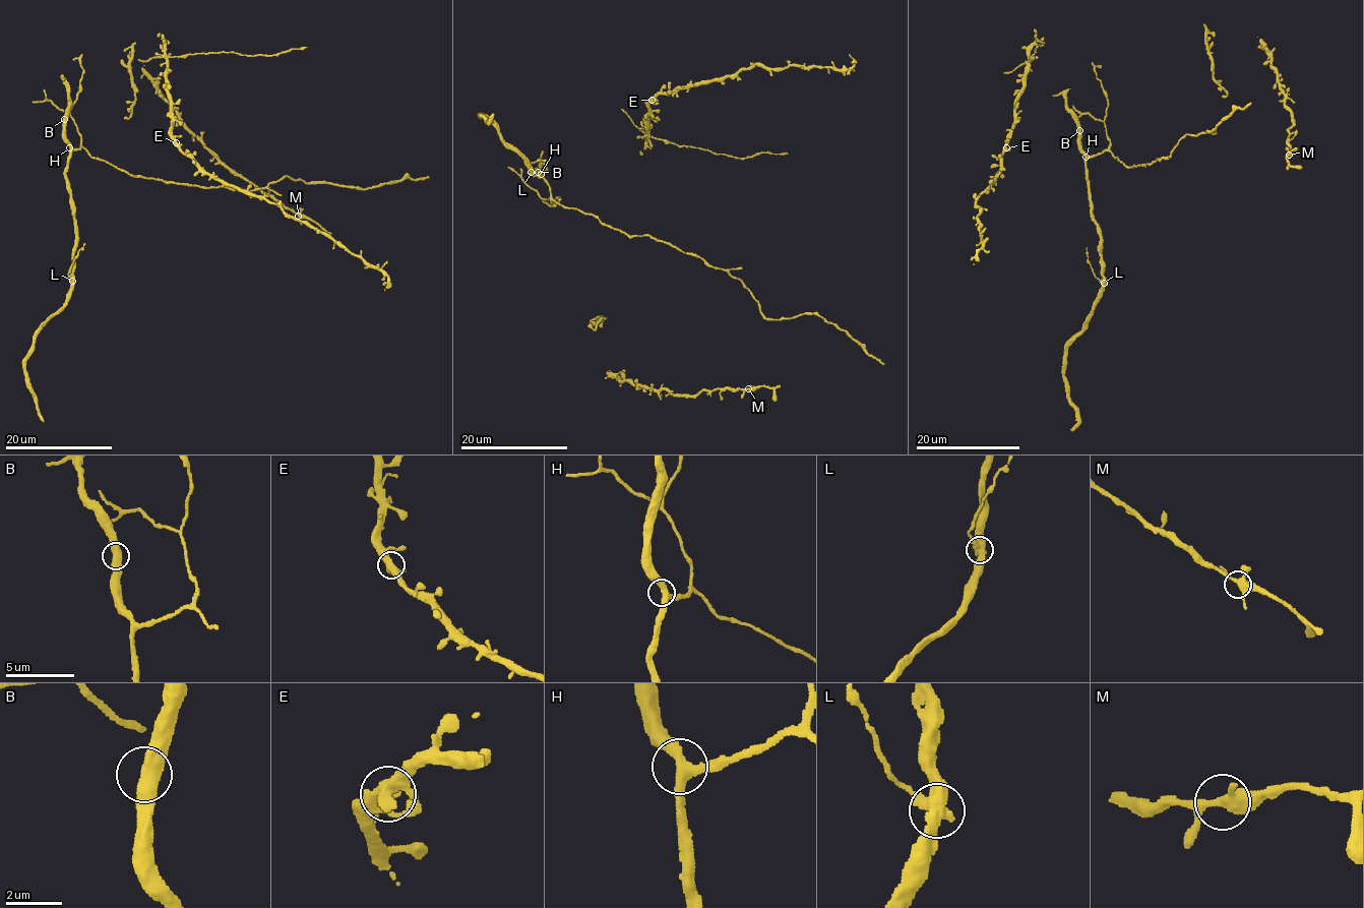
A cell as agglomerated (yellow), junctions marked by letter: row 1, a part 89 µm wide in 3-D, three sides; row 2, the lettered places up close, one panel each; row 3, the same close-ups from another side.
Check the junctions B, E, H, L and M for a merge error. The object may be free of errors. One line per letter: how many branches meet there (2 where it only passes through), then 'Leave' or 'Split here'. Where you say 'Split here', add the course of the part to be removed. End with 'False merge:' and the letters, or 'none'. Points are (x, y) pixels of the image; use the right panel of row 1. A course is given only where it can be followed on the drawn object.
B: Branches: 2. Leave
E: Branches: 3. Leave
H: Branches: 3. Leave
L: Branches: 3. Split here. Course of the part to remove: (1103, 283), (1089, 262), (1087, 247)
M: Branches: 4. Leave
False merge: L

